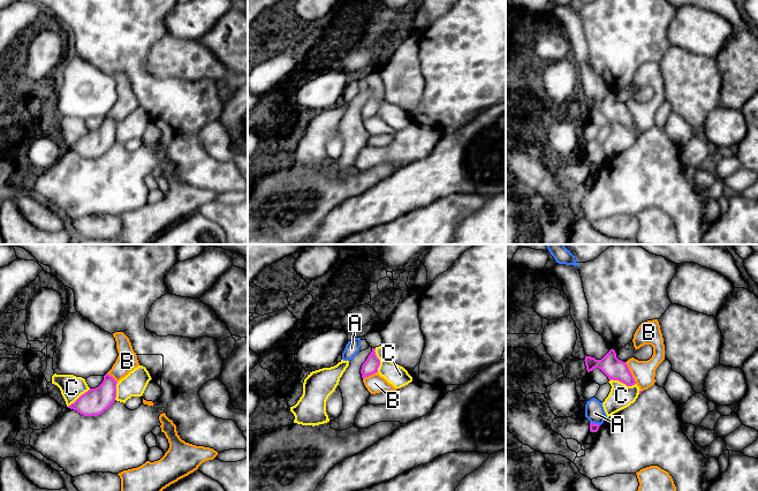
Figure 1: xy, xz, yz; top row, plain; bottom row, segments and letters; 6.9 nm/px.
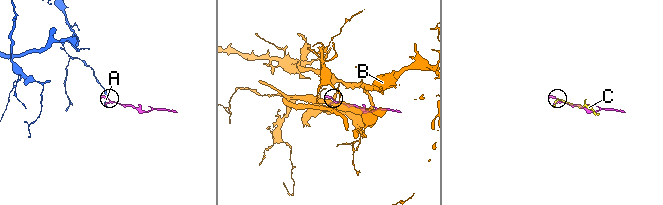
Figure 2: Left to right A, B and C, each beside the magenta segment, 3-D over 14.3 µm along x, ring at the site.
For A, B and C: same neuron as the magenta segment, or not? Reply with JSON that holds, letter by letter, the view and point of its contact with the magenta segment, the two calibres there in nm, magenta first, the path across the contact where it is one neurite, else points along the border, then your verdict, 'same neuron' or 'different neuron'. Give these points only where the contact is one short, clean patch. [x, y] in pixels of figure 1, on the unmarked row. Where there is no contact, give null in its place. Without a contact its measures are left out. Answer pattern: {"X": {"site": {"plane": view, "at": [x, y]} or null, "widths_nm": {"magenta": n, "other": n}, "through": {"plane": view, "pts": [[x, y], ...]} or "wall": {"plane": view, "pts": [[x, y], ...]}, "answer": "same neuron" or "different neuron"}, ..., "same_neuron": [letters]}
{"A": {"site": {"plane": "yz", "at": [593, 165]}, "widths_nm": {"magenta": 60, "other": 140}, "wall": {"plane": "yz", "pts": [[590, 164], [599, 167]]}, "answer": "different neuron"}, "B": {"site": {"plane": "yz", "at": [630, 114]}, "widths_nm": {"magenta": 150, "other": 160}, "wall": {"plane": "yz", "pts": [[624, 104], [636, 125]]}, "answer": "different neuron"}, "C": {"site": {"plane": "yz", "at": [622, 123]}, "widths_nm": {"magenta": 150, "other": 160}, "answer": "different neuron"}, "same_neuron": []}

